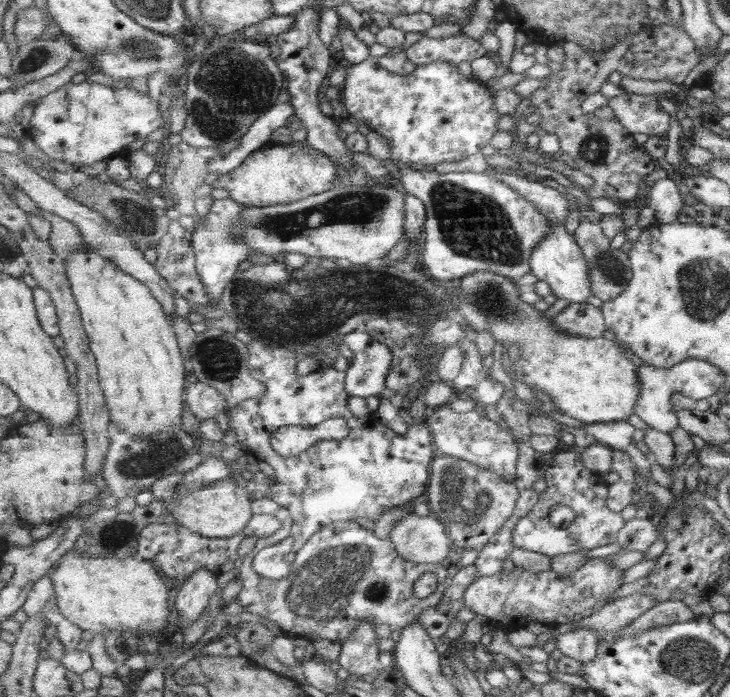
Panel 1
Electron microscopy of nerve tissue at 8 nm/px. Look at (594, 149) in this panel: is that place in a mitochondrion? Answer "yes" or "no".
yes

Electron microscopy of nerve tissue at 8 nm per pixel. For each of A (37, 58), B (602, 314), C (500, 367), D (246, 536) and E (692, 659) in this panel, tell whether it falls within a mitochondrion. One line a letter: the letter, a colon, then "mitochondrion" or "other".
A: mitochondrion
B: other
C: other
D: other
E: mitochondrion

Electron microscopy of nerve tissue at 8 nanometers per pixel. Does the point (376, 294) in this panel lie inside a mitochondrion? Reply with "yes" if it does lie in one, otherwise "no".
yes

